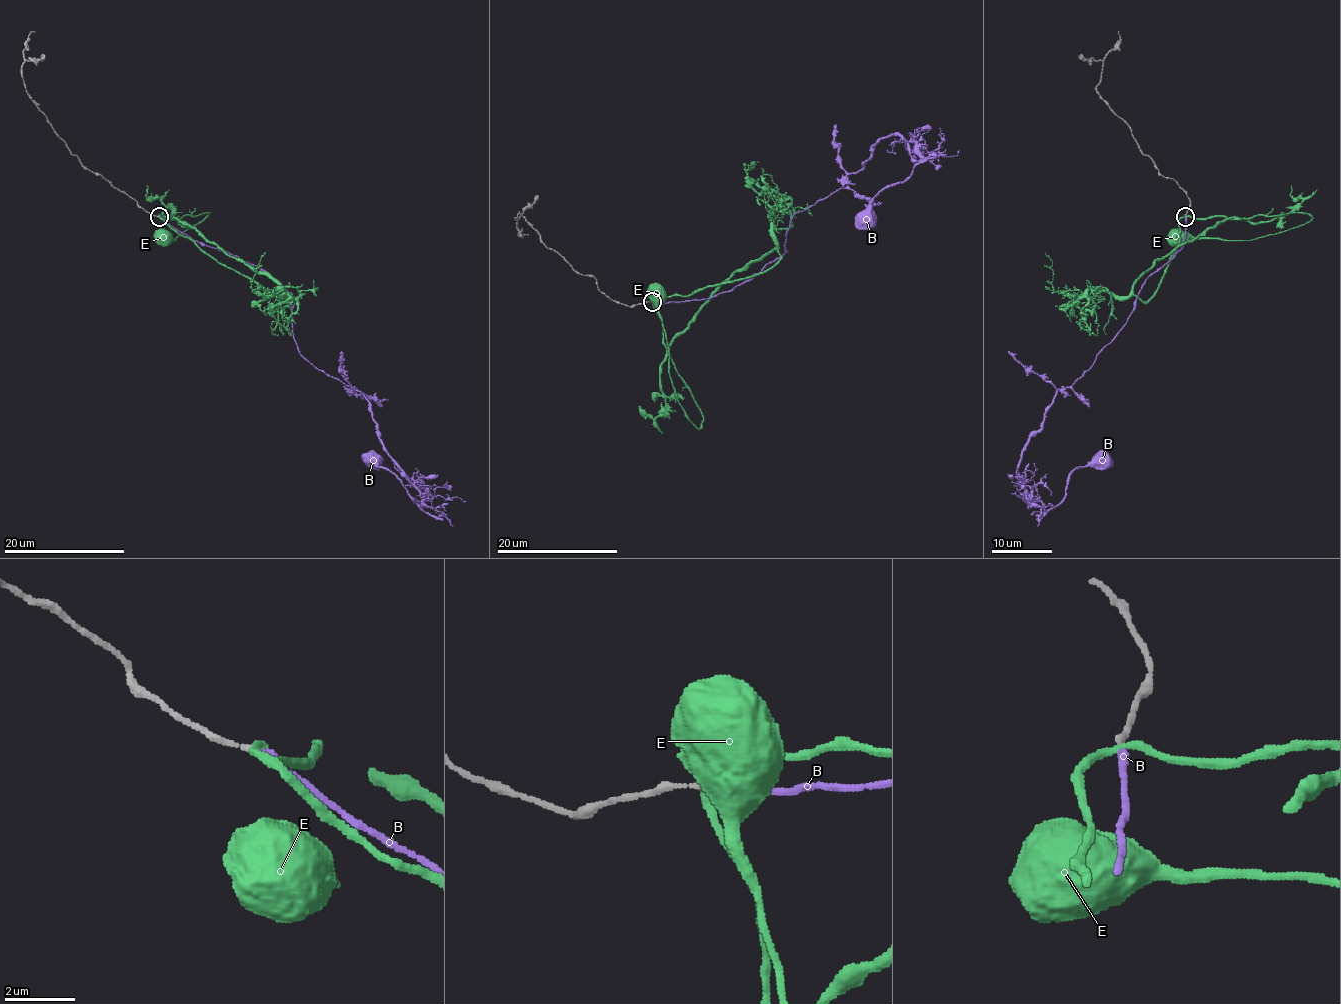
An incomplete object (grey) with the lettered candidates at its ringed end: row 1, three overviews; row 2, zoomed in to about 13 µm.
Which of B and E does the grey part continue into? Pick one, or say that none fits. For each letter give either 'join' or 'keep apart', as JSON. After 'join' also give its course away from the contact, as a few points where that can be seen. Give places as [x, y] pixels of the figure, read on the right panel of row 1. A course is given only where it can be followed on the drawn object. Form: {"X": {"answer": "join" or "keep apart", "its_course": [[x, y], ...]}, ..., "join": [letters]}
{"B": {"answer": "join", "its_course": [[1185, 216], [1183, 246], [1058, 390], [1018, 481], [1052, 510], [1076, 469], [1112, 460]]}, "E": {"answer": "keep apart"}, "join": ["B"]}

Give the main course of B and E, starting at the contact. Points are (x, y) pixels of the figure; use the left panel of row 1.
B: (159, 216), (277, 280), (292, 299), (297, 349), (365, 398), (421, 510), (395, 476), (363, 460)
E: (158, 216), (283, 301), (286, 298), (279, 290), (283, 292), (253, 292), (256, 266), (265, 252)

